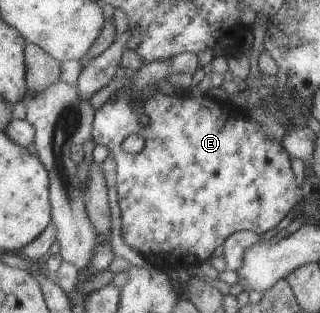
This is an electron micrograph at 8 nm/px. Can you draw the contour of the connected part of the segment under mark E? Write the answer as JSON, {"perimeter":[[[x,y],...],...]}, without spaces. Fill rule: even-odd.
{"perimeter":[[[156,91],[142,108],[133,107],[134,100],[135,96],[132,93],[114,93],[100,108],[96,109],[92,140],[95,145],[107,145],[112,150],[117,164],[117,194],[121,208],[123,241],[127,246],[143,256],[146,262],[152,264],[152,267],[165,267],[172,273],[177,274],[179,270],[184,271],[188,267],[200,266],[206,260],[209,260],[214,254],[214,250],[218,246],[223,246],[224,242],[235,232],[248,230],[253,231],[260,237],[264,236],[265,233],[269,234],[269,231],[272,232],[288,216],[292,208],[296,208],[296,204],[303,200],[304,190],[298,184],[298,178],[296,178],[296,174],[292,170],[291,156],[282,142],[278,142],[277,137],[268,138],[265,127],[256,118],[250,118],[230,99],[222,101],[210,95],[209,92],[204,93],[202,96],[191,96],[189,92],[188,94],[177,92],[171,96],[166,96],[166,94]],[[140,114],[149,117],[150,124],[147,127],[140,124]],[[130,134],[138,134],[144,139],[145,145],[140,153],[130,154],[130,152],[126,152],[122,148],[124,140]]]}

